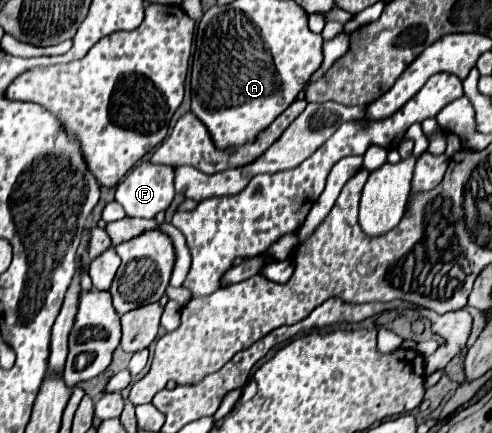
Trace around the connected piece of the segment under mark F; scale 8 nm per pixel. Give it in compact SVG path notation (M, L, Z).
M145 160L139 166L135 166L127 174L127 178L117 186L115 200L125 208L127 216L131 216L131 218L155 218L157 212L167 210L169 204L173 202L173 196L175 196L173 176L175 176L173 168Z

